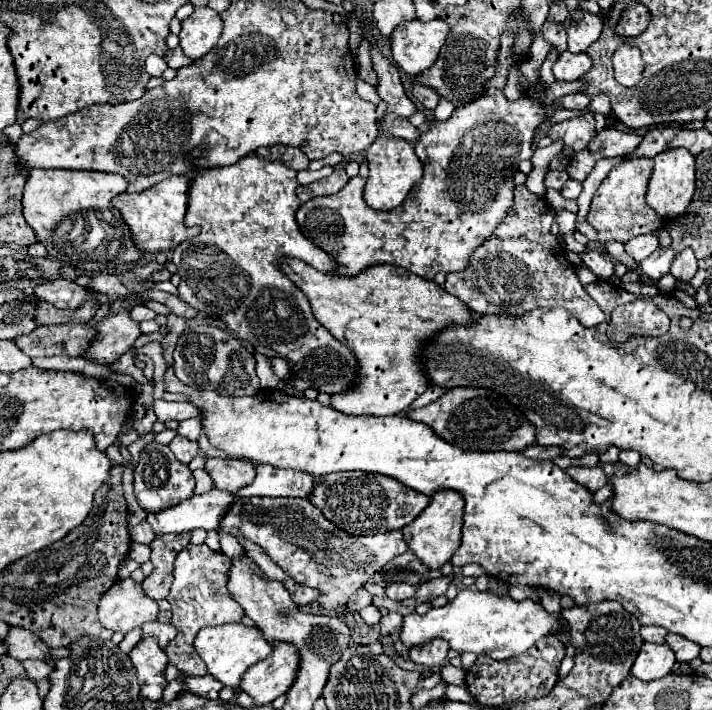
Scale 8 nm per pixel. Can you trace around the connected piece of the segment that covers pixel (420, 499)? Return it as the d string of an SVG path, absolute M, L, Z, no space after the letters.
M336 472L316 478L310 500L334 526L354 536L400 530L408 526L430 504L428 496L416 490L408 490L388 476L364 472Z

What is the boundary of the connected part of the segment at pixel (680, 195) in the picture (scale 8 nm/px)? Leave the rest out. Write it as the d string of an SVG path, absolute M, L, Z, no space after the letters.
M664 150L664 154L654 158L654 170L648 180L648 194L646 202L650 208L654 208L662 218L676 218L684 214L686 206L690 204L694 194L694 156L684 150Z

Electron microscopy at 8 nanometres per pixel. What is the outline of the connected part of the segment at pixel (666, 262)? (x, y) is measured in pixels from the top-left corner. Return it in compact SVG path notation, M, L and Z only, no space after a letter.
M658 248L656 252L652 252L648 258L644 258L644 262L640 262L640 270L644 276L648 276L650 280L660 280L664 274L668 274L670 264L674 260L674 250L672 248Z

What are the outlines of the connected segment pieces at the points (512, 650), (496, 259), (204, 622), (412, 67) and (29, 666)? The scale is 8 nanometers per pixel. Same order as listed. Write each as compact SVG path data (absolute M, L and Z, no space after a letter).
M462 588L458 596L446 606L432 608L426 614L412 612L404 616L400 640L406 650L410 650L414 646L424 646L440 638L446 640L450 648L458 654L474 652L486 654L494 660L508 660L526 652L534 642L538 642L546 634L558 634L558 618L548 614L540 604L532 600L516 602L510 596L496 596L490 592Z
M516 186L514 188L514 208L508 212L508 218L504 218L494 234L474 250L470 258L470 266L462 272L454 272L446 276L444 290L458 296L464 300L472 312L478 316L524 316L524 312L542 308L542 306L560 306L566 308L582 326L598 326L604 322L604 312L600 306L588 296L584 286L580 284L574 266L566 260L566 250L560 244L558 236L550 234L550 226L554 222L554 210L548 206L544 198L538 198L532 194L526 186Z
M188 544L174 560L174 584L170 588L168 602L172 604L172 626L178 630L178 634L164 650L168 654L168 662L174 664L184 676L204 676L208 672L204 660L194 648L194 638L198 630L224 622L240 622L244 616L242 606L228 594L230 566L232 560L226 554L216 552L206 544Z
M412 20L398 26L390 40L392 40L392 56L400 70L410 76L424 72L426 68L436 62L438 52L448 38L448 24L444 20L420 22Z
M24 660L22 666L26 668L28 676L32 680L48 680L52 674L52 664L50 662L38 662L38 660Z

